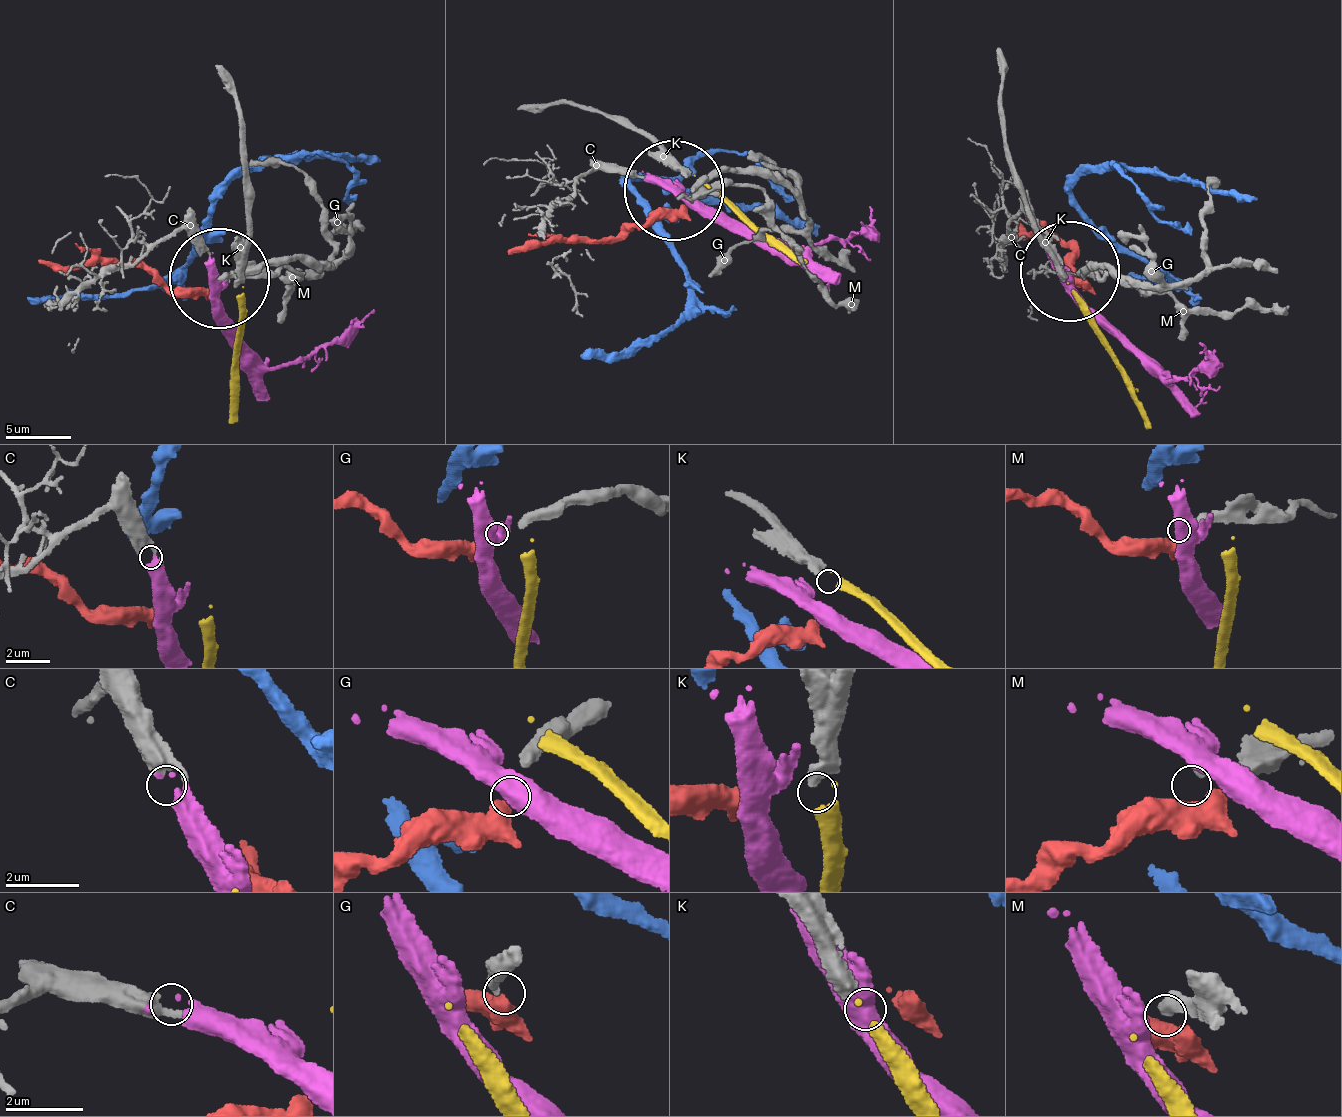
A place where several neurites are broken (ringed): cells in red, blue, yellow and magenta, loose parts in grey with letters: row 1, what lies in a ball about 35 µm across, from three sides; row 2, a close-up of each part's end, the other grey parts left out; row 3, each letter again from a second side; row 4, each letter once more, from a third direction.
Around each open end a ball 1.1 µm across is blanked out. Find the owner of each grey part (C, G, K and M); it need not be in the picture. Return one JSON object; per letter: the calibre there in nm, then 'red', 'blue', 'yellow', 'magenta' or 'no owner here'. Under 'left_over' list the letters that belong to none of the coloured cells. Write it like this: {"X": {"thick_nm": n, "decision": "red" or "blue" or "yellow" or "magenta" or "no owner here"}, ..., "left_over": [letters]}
{"C": {"thick_nm": 240, "decision": "magenta"}, "G": {"thick_nm": 130, "decision": "red"}, "K": {"thick_nm": 420, "decision": "yellow"}, "M": {"thick_nm": 400, "decision": "no owner here"}, "left_over": ["M"]}

